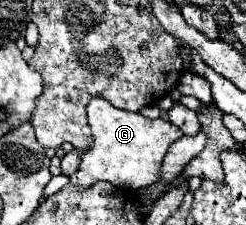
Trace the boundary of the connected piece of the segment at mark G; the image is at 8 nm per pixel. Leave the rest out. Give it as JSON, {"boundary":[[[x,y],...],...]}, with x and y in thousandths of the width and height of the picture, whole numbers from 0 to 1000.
{"boundary":[[[374,431],[358,458],[358,556],[382,644],[333,680],[325,751],[285,778],[285,822],[366,831],[390,804],[439,804],[496,840],[577,840],[650,804],[650,742],[683,653],[740,609],[740,582],[675,529],[593,529],[569,502],[472,484],[415,431]]]}

